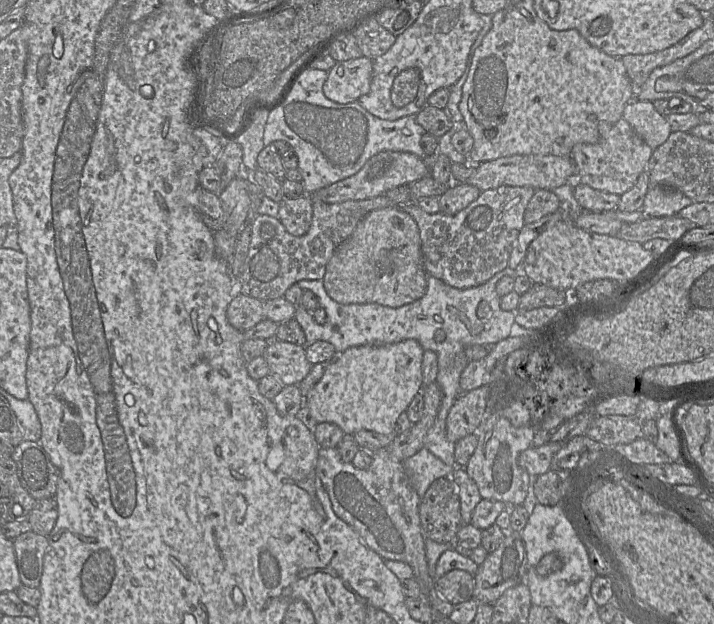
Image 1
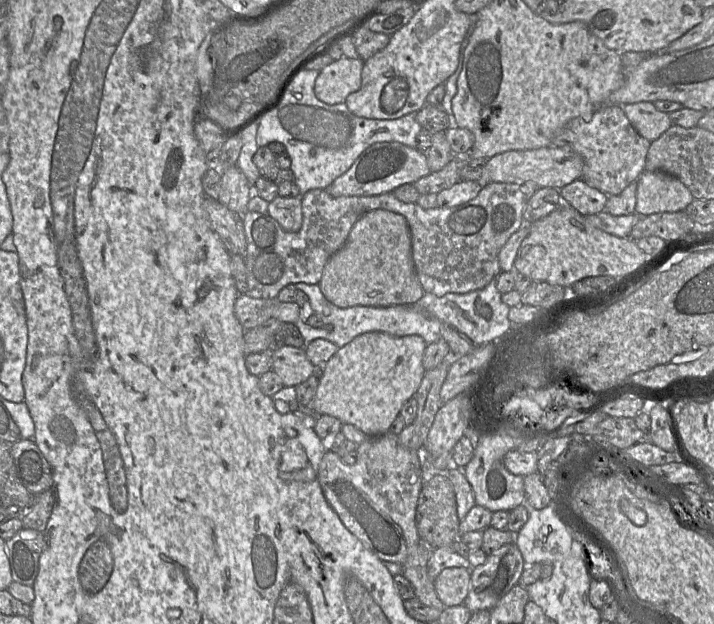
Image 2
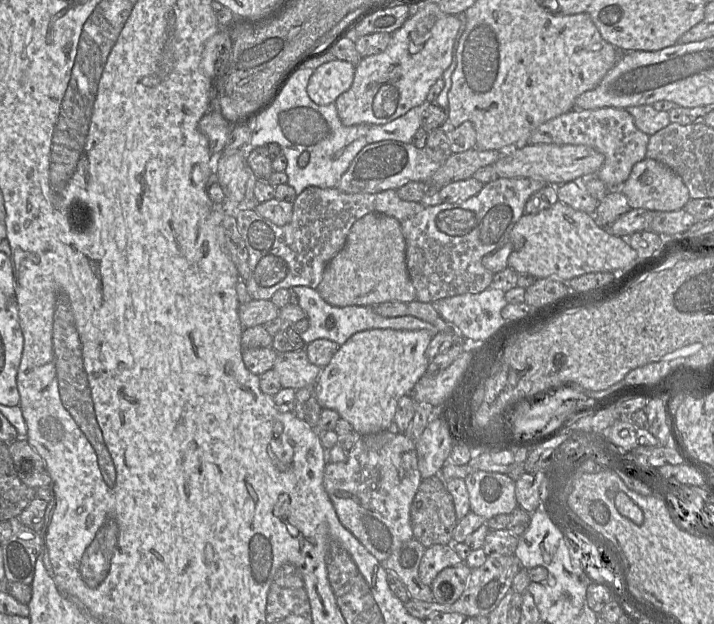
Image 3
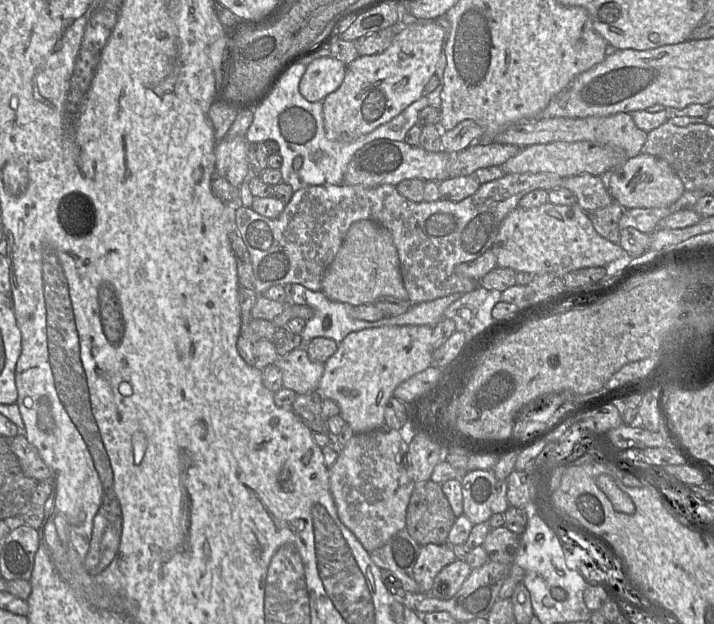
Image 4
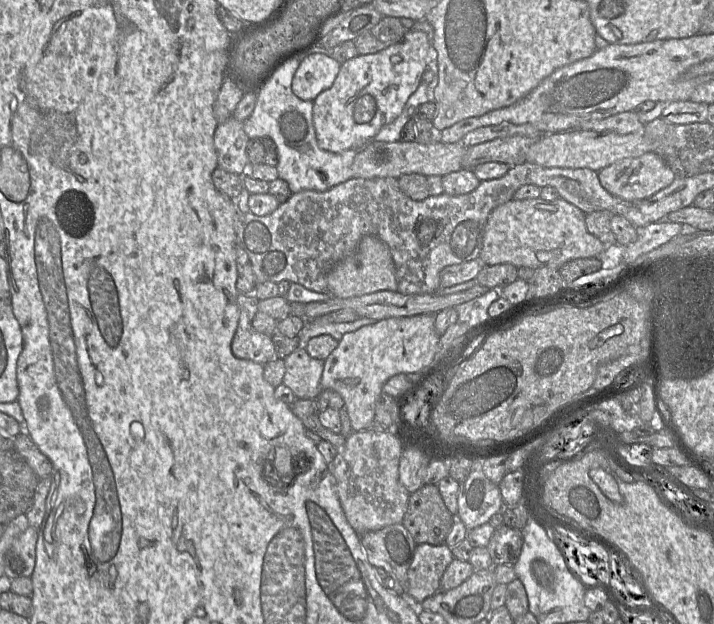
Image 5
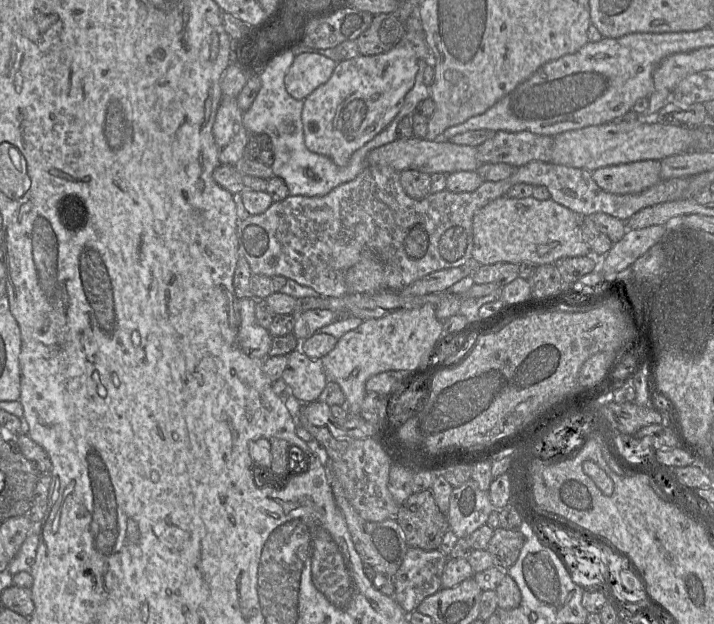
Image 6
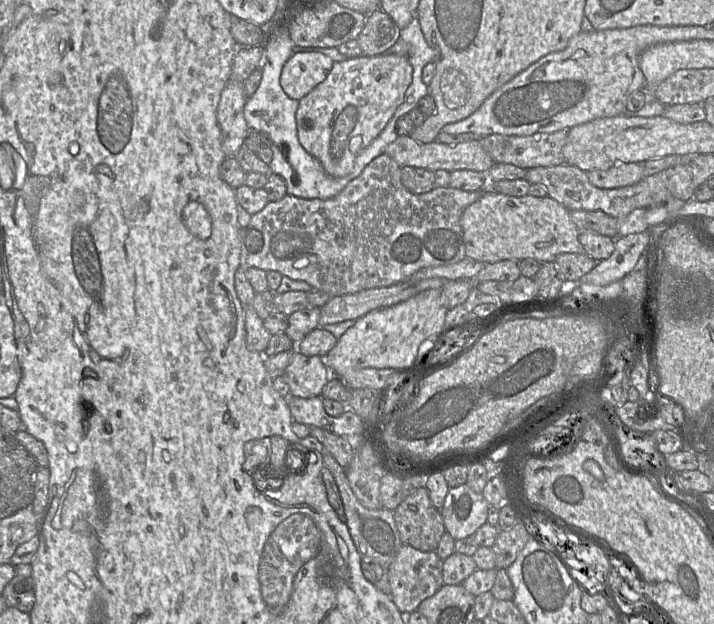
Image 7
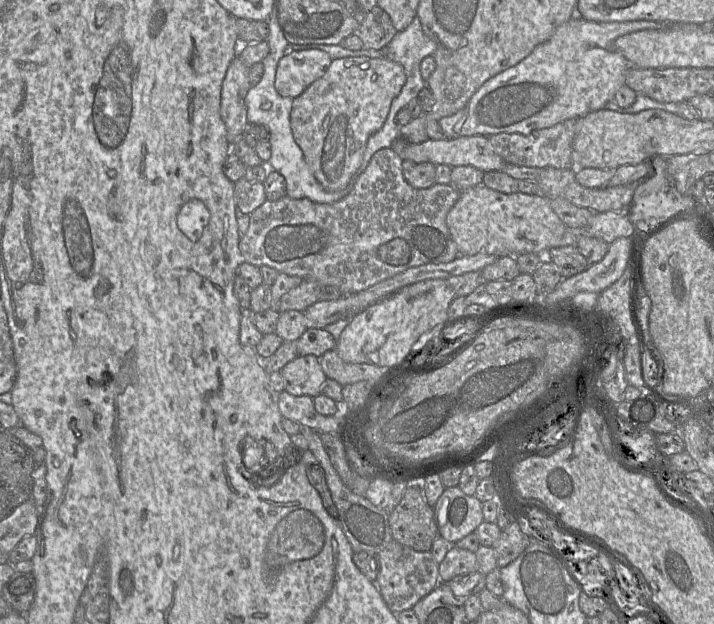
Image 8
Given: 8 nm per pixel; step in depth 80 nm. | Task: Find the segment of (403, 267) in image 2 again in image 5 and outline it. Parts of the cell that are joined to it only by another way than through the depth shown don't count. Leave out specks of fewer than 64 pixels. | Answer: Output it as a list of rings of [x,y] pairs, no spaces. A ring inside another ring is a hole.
[[[376,236],[362,237],[357,250],[329,271],[327,284],[330,296],[337,298],[359,297],[378,291],[396,292],[395,266],[389,247]]]

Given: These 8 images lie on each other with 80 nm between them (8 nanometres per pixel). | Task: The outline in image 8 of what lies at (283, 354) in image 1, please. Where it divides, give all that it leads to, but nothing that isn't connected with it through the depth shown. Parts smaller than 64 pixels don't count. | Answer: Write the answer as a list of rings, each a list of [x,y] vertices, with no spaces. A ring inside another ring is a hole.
[[[314,355],[297,356],[281,370],[285,379],[285,391],[294,396],[316,397],[328,379],[319,357]]]

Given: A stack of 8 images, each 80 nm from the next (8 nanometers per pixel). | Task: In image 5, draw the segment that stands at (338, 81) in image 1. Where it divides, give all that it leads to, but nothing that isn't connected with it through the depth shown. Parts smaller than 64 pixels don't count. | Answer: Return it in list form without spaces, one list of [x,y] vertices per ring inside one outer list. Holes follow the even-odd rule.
[[[314,53],[306,56],[300,63],[293,80],[293,93],[304,101],[314,101],[315,98],[323,91],[329,89],[341,68],[341,64],[332,57],[324,54]]]

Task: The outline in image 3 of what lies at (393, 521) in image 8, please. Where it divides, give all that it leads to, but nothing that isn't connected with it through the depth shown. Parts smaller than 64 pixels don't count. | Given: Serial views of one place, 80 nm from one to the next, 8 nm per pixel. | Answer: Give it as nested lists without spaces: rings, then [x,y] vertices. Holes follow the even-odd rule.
[[[436,475],[422,479],[411,504],[410,517],[414,539],[425,548],[433,545],[452,544],[453,533],[458,523],[453,498],[445,486],[446,481]]]

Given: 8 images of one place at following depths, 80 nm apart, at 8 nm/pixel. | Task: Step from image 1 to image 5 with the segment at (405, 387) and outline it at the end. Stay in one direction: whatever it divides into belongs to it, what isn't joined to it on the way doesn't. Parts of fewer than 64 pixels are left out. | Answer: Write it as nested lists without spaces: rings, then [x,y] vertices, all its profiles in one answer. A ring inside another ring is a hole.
[[[419,314],[409,317],[391,317],[343,335],[338,346],[324,361],[321,385],[340,394],[344,408],[350,418],[353,431],[369,429],[374,423],[376,401],[382,393],[384,384],[400,373],[421,372],[437,358],[439,335],[435,329],[435,315]]]

